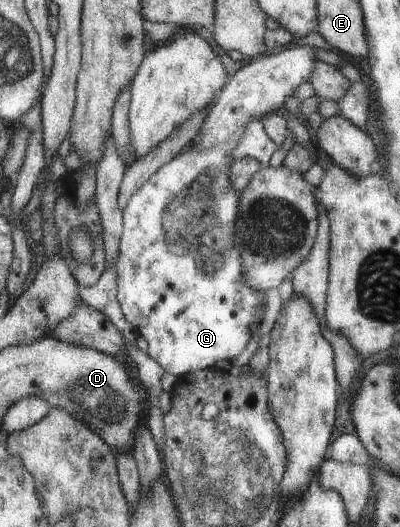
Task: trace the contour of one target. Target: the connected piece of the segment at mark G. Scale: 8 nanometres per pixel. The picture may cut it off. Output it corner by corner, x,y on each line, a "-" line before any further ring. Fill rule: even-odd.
311,44
309,46
287,48
287,50
284,49
277,52
268,52
267,55
257,57
248,64
245,64
243,68
235,71
235,74
225,84
225,88
222,88
217,93
217,97
214,99
214,106
211,108
203,125
199,128
197,135
189,142
189,148
183,148
173,161
170,161
154,174
151,174
151,177
129,198
129,201
122,209
122,236
118,243
115,262
117,274
116,300
123,317
131,324
134,333
136,335
141,334
147,342
146,355
155,360
155,363
161,366
161,369
171,377
177,378
190,372
209,369
220,360
230,361
233,356
237,355
246,346
249,336
256,330
257,325
261,321
263,314
259,316
260,311
258,308
259,305
264,303
265,310
265,294
262,291
250,290
250,287
246,286
243,272
241,272
243,268
241,268
241,262
239,262
241,248
233,241
237,232
237,219
235,219
235,216
239,210
240,194
235,192
229,180
229,169
234,162
232,159
233,150
235,150
239,140
241,140
245,126
251,120
261,118
267,113
275,112
275,110
282,111
283,102
290,95
292,96
293,89
300,83
309,80
310,74
313,73
315,62
318,62
313,56
312,49
313,46

